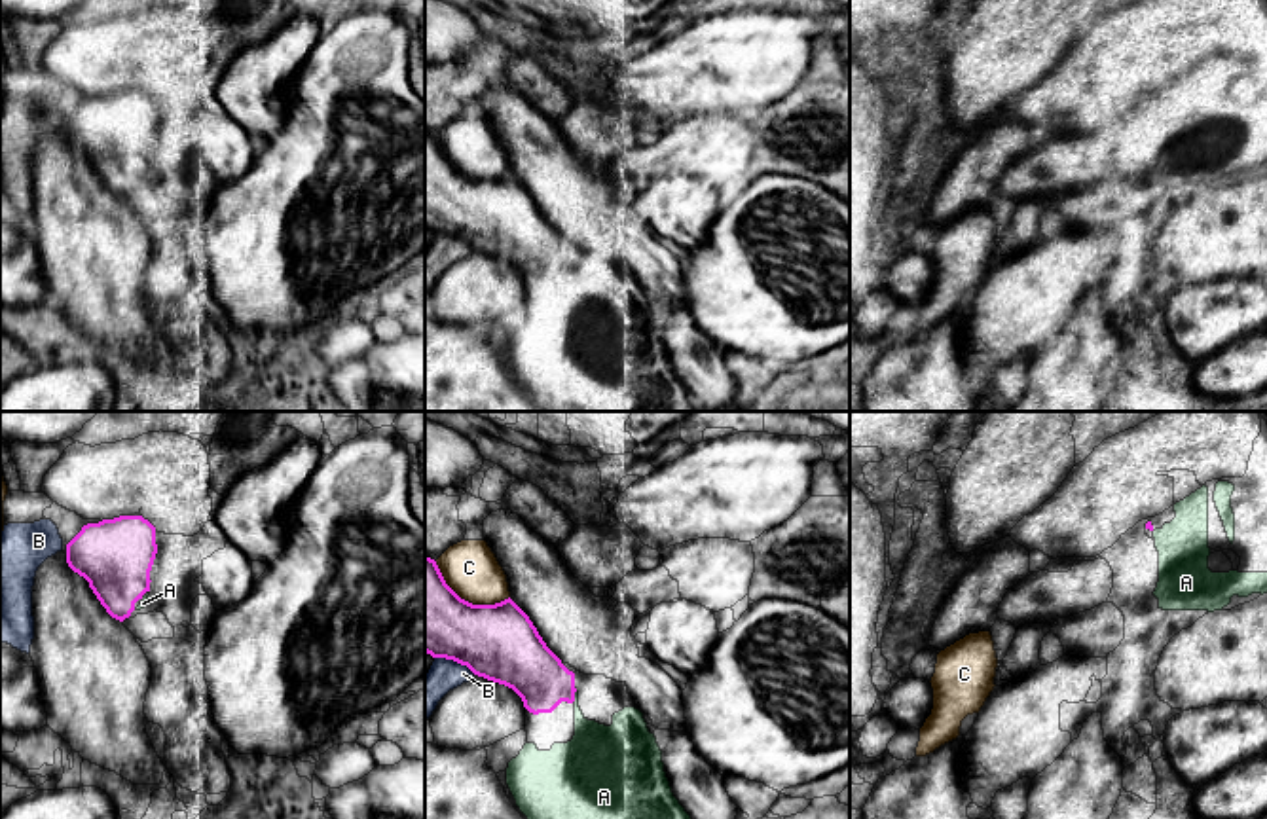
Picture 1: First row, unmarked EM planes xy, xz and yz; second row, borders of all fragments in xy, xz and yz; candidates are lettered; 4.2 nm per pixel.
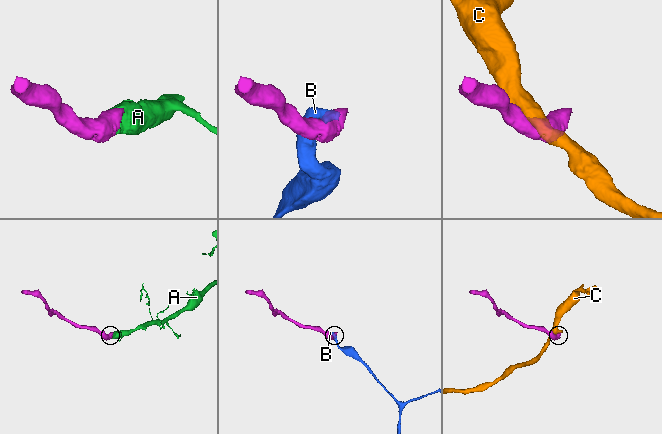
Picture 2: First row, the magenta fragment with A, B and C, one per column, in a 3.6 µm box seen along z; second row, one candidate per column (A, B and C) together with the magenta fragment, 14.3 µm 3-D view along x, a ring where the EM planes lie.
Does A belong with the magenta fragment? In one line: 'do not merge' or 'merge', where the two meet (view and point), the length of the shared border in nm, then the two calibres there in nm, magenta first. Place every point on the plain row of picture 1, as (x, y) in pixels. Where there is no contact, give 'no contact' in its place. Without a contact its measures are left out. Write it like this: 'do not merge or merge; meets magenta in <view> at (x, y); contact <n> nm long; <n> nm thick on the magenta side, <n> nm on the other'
merge; meets magenta in xz at (573, 272); contact 50 nm long; 240 nm thick on the magenta side, 220 nm on the other

